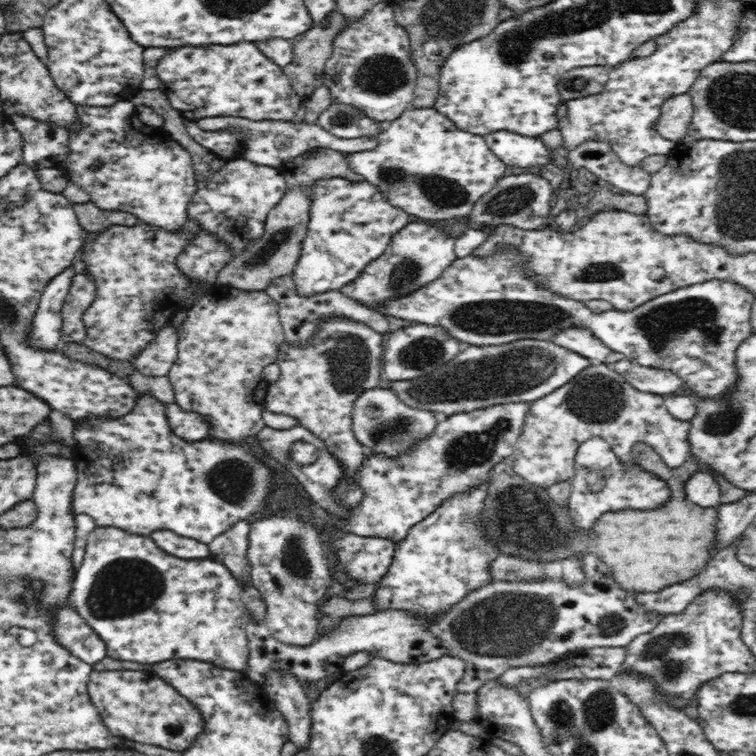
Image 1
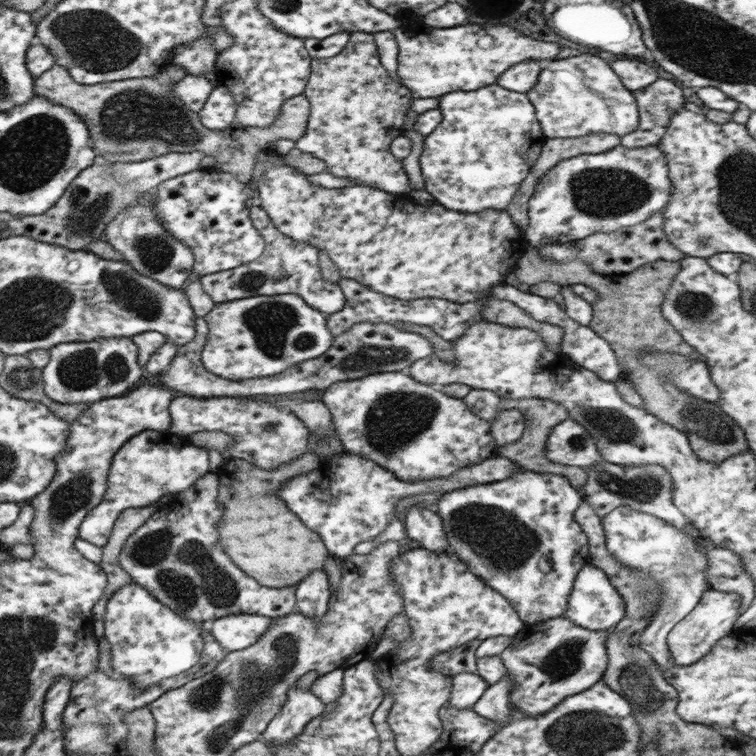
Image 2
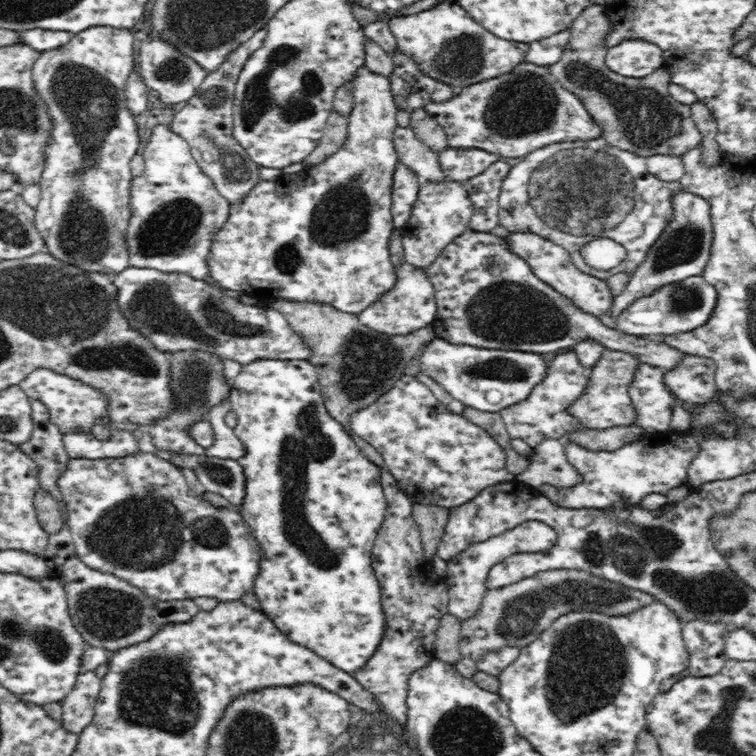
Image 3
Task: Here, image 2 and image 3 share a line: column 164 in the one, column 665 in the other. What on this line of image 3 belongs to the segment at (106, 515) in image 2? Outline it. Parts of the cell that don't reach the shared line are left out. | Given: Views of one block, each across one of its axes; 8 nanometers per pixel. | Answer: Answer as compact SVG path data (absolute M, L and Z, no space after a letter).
M653 431L613 452L591 452L564 442L567 464L579 473L581 480L566 488L546 483L536 489L558 507L568 510L638 506L649 494L667 495L674 487L686 485L688 468L698 455L702 440L700 431Z

